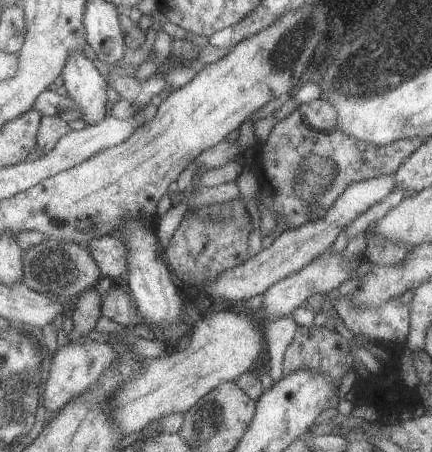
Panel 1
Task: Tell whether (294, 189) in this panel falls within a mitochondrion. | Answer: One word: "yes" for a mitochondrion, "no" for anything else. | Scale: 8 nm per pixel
yes

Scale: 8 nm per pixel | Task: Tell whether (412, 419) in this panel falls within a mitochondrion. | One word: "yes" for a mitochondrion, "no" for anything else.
no

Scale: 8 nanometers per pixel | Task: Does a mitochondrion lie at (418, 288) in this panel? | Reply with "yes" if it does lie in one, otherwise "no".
no

